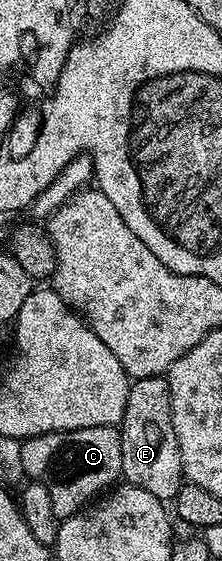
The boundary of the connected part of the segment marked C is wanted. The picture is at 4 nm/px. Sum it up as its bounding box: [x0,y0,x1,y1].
[20,425,122,519]

